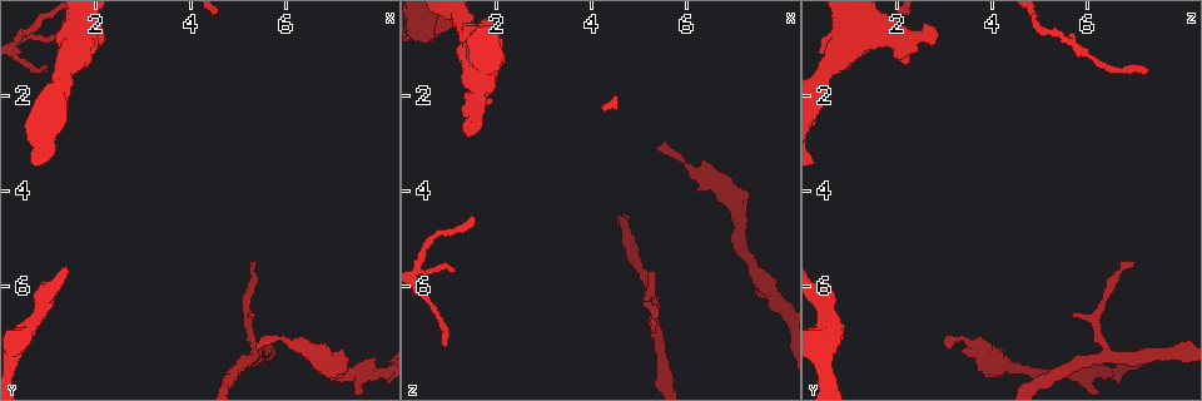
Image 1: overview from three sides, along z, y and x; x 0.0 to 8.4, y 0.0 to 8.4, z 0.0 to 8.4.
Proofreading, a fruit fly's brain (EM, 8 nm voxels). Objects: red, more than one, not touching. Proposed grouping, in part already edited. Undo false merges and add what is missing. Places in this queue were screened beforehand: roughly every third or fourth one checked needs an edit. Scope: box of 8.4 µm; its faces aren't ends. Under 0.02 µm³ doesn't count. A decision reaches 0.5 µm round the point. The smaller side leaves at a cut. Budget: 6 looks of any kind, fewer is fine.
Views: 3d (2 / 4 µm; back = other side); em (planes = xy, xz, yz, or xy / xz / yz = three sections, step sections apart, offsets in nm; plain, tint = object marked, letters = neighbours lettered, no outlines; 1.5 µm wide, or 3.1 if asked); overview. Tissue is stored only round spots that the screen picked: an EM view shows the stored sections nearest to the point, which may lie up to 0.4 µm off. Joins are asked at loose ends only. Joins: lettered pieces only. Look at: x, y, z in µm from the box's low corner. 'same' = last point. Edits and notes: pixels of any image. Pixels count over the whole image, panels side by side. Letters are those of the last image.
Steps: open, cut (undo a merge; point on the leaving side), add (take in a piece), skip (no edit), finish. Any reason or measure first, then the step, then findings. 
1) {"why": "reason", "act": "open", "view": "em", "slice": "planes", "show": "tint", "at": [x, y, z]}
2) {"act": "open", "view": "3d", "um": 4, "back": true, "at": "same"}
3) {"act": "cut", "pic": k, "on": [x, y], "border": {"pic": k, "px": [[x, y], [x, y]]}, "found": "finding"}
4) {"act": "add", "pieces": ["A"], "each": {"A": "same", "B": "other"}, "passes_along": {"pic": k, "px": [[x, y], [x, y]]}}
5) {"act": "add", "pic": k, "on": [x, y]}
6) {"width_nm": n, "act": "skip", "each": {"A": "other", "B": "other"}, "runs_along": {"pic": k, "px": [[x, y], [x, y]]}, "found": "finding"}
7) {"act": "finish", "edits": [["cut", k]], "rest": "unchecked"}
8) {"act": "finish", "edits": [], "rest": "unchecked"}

{"why": "thin end", "act": "open", "view": "3d", "um": 4, "at": [5.35, 5.65, 6.90]}

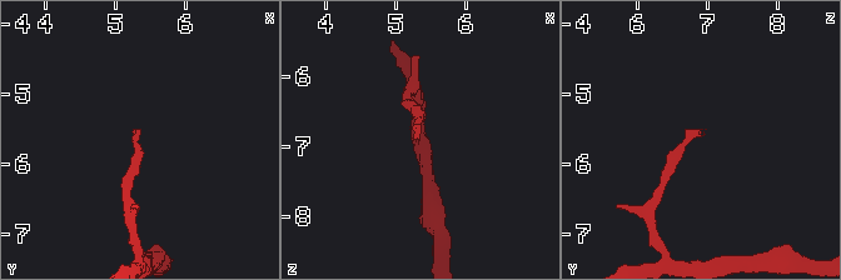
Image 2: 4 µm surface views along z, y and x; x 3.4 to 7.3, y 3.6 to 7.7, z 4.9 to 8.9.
{"why": "shape alone is not enough", "act": "open", "view": "em", "slice": "xy", "step": 4, "show": "letters", "at": [5.30, 5.60, 6.95]}

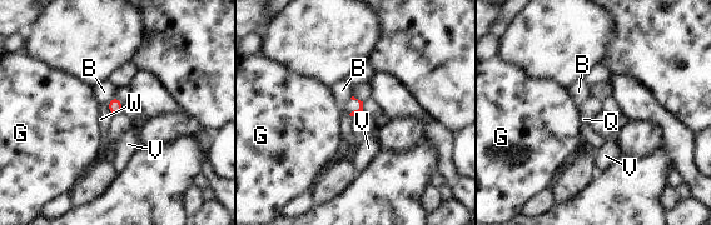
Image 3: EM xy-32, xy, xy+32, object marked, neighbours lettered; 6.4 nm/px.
{"act": "open", "view": "em", "slice": "planes", "show": "letters", "at": "same"}

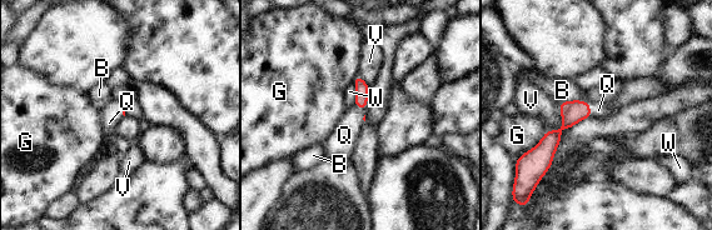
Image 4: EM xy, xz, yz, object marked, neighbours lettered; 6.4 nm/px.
{"act": "add", "pieces": ["Q"], "each": {"B": "other", "G": "other", "Q": "same", "V": "other", "W": "other"}, "found": "it goes on there"}

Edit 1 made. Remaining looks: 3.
{"why": "redraw", "act": "open", "view": "overview"}

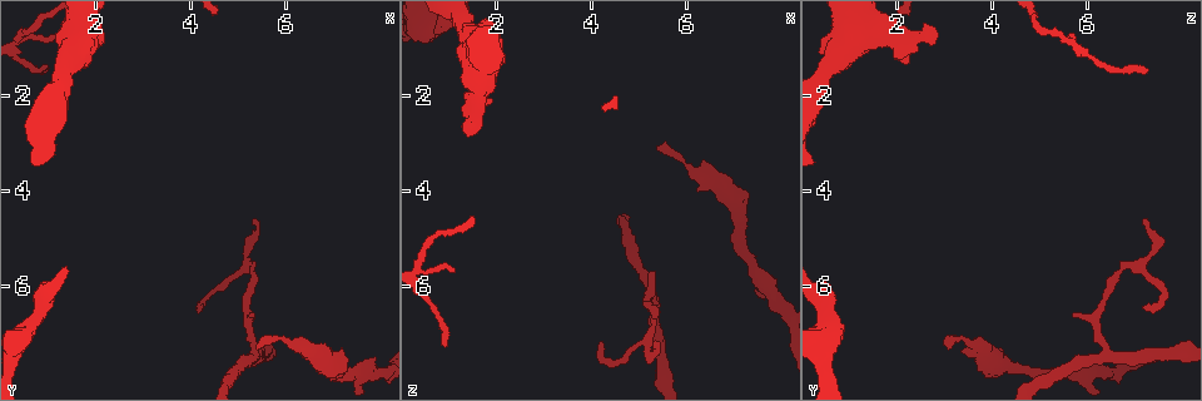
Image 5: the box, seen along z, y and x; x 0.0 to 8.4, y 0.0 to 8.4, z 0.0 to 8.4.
{"why": "thick end", "act": "open", "view": "em", "slice": "xy", "step": 8, "show": "letters", "at": [1.90, 1.25, 2.10]}

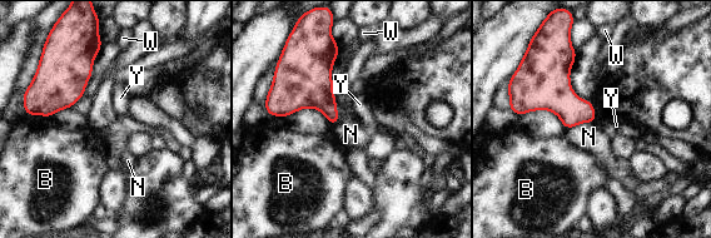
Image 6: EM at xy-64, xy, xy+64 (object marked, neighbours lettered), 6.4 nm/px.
{"act": "skip", "each": {"B": "other", "N": "other", "W": "other", "Y": "other"}, "border": {"pic": 6, "px": [[595, 122], [582, 122], [566, 130]]}, "found": "none of them fits"}

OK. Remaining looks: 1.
{"act": "finish", "edits": [["add", 4]], "rest": "unchecked"}

